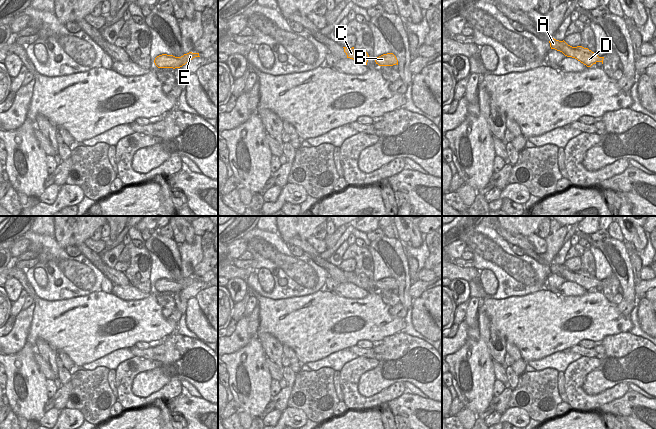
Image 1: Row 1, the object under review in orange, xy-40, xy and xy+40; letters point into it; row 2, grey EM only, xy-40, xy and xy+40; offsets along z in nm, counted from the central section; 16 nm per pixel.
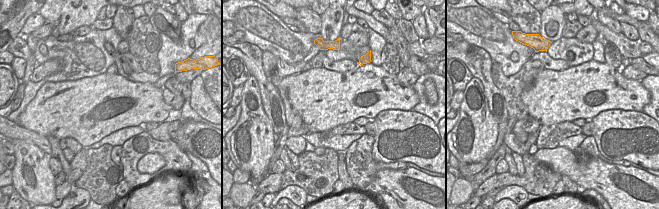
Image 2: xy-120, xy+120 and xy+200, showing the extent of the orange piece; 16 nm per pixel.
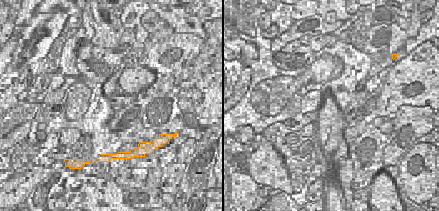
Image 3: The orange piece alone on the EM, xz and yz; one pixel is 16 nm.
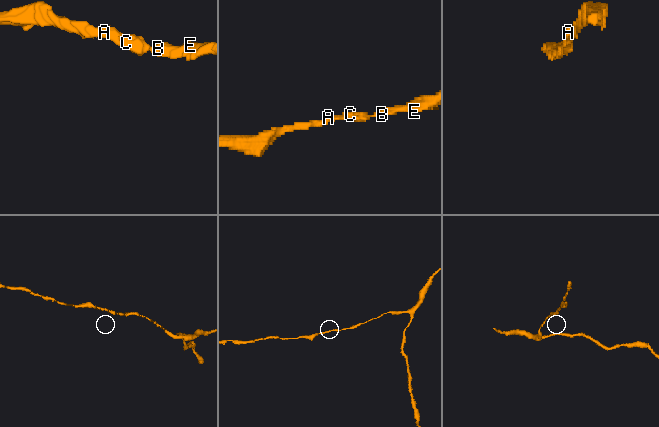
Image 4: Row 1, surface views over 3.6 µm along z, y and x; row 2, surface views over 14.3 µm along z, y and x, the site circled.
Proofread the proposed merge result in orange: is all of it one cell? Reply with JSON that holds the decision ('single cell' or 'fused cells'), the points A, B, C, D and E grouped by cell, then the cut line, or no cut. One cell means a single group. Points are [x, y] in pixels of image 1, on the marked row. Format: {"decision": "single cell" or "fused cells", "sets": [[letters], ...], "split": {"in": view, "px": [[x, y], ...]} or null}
{"decision": "single cell", "sets": [["A", "B", "C", "D", "E"]], "split": null}

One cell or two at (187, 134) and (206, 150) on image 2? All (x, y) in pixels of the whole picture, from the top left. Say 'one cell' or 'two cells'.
one cell

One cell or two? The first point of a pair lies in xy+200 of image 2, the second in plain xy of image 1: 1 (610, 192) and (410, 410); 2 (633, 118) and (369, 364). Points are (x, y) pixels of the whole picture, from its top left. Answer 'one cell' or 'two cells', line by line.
1: one cell
2: two cells

